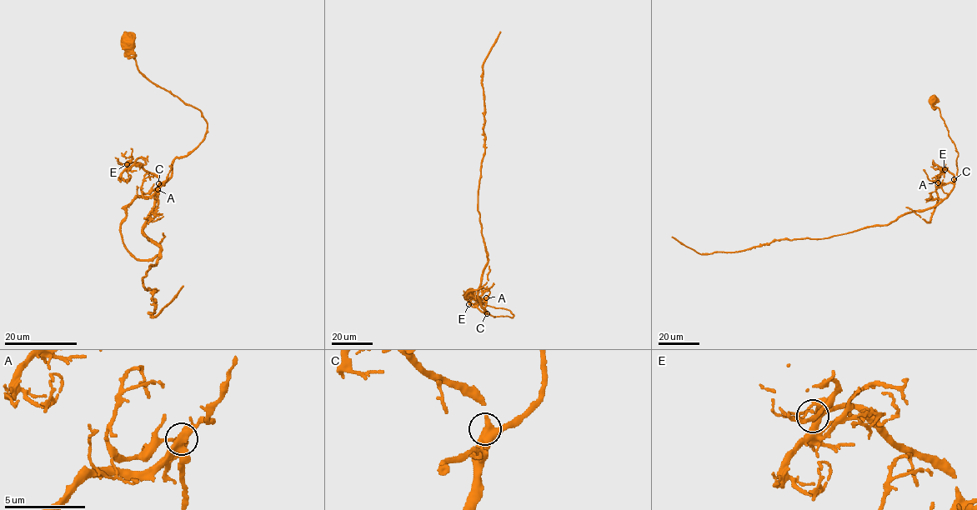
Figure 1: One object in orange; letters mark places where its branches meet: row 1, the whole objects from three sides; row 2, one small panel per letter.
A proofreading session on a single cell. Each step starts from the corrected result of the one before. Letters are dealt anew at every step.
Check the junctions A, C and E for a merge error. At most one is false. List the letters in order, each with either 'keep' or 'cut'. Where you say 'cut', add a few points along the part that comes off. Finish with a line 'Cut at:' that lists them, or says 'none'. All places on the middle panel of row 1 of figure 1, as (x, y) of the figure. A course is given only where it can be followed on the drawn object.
A: cut; course (486, 297), (475, 299), (465, 296), (468, 292), (480, 288), (488, 280), (489, 265)
C: keep
E: keep
Cut at: A

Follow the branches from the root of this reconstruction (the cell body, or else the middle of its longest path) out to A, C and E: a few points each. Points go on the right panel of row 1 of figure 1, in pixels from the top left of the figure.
A: (932, 100), (931, 107), (939, 108), (958, 153), (957, 175), (952, 190), (944, 193), (938, 182)
C: (932, 100), (931, 107), (939, 108), (958, 153), (957, 175), (954, 179)
E: (932, 100), (931, 107), (939, 108), (958, 153), (954, 179), (947, 168), (944, 169)

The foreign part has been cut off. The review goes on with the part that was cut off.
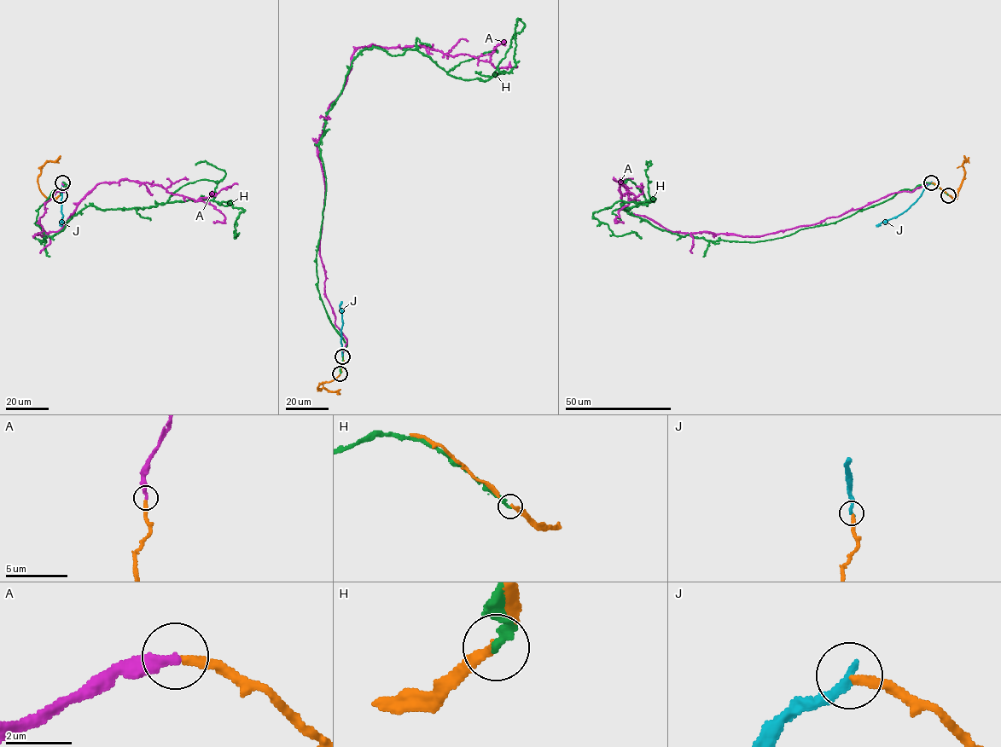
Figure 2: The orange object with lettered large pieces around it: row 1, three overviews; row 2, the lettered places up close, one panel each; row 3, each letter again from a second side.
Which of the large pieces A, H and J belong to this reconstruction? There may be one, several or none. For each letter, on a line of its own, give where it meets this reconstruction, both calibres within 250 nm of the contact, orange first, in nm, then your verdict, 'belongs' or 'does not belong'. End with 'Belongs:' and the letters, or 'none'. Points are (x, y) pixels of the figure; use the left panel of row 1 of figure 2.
A: contact (62, 182); calibres 280 and 320 nm; belongs
H: contact (60, 195); calibres 150 and 260 nm; does not belong
J: contact (62, 182); calibres 280 and 300 nm; does not belong
Belongs: A

